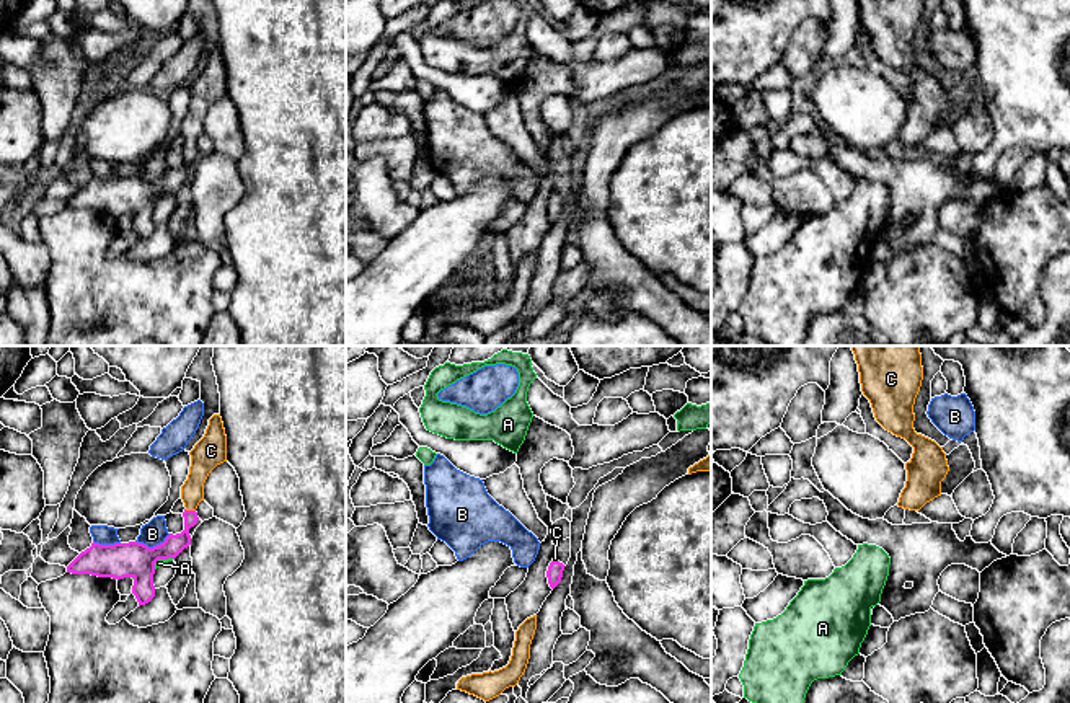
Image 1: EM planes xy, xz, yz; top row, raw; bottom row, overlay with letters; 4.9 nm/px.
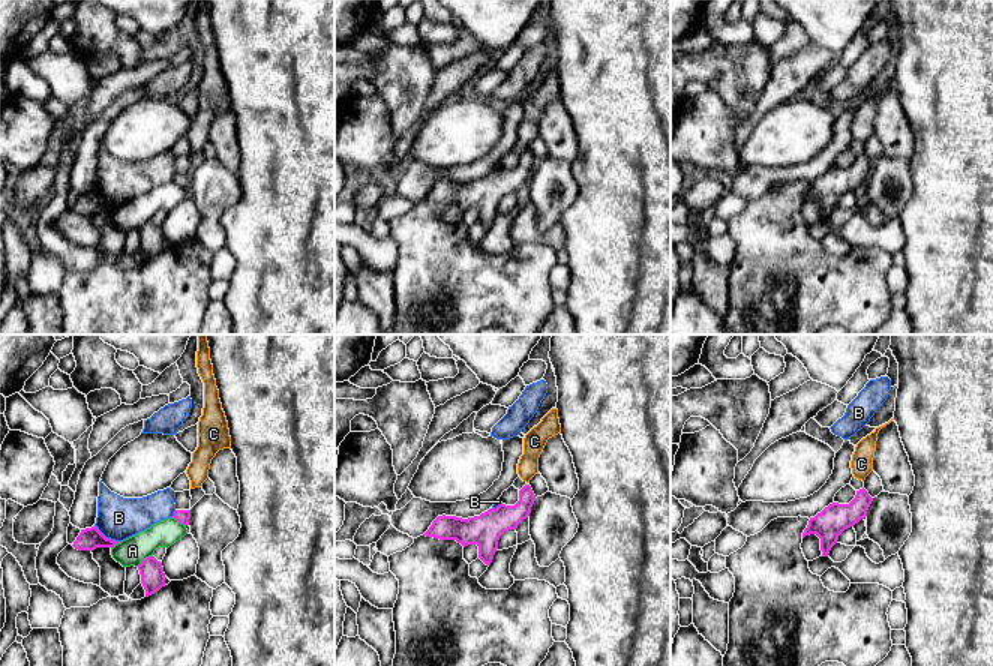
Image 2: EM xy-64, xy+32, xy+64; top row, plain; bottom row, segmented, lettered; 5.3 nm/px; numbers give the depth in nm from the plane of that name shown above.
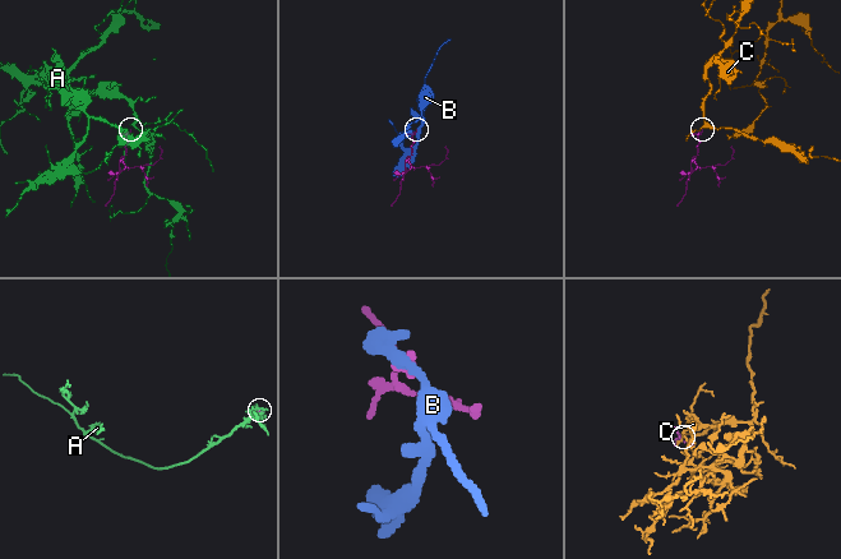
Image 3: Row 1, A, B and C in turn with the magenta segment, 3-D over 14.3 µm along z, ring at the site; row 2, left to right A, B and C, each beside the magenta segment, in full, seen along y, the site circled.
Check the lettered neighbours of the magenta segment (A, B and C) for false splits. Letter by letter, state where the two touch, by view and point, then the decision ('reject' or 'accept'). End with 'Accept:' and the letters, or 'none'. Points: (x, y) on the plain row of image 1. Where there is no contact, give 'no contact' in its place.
A: xy (162, 193) | reject
B: xy (154, 181) | reject
C: xy (190, 145) | accept
Accept: C

